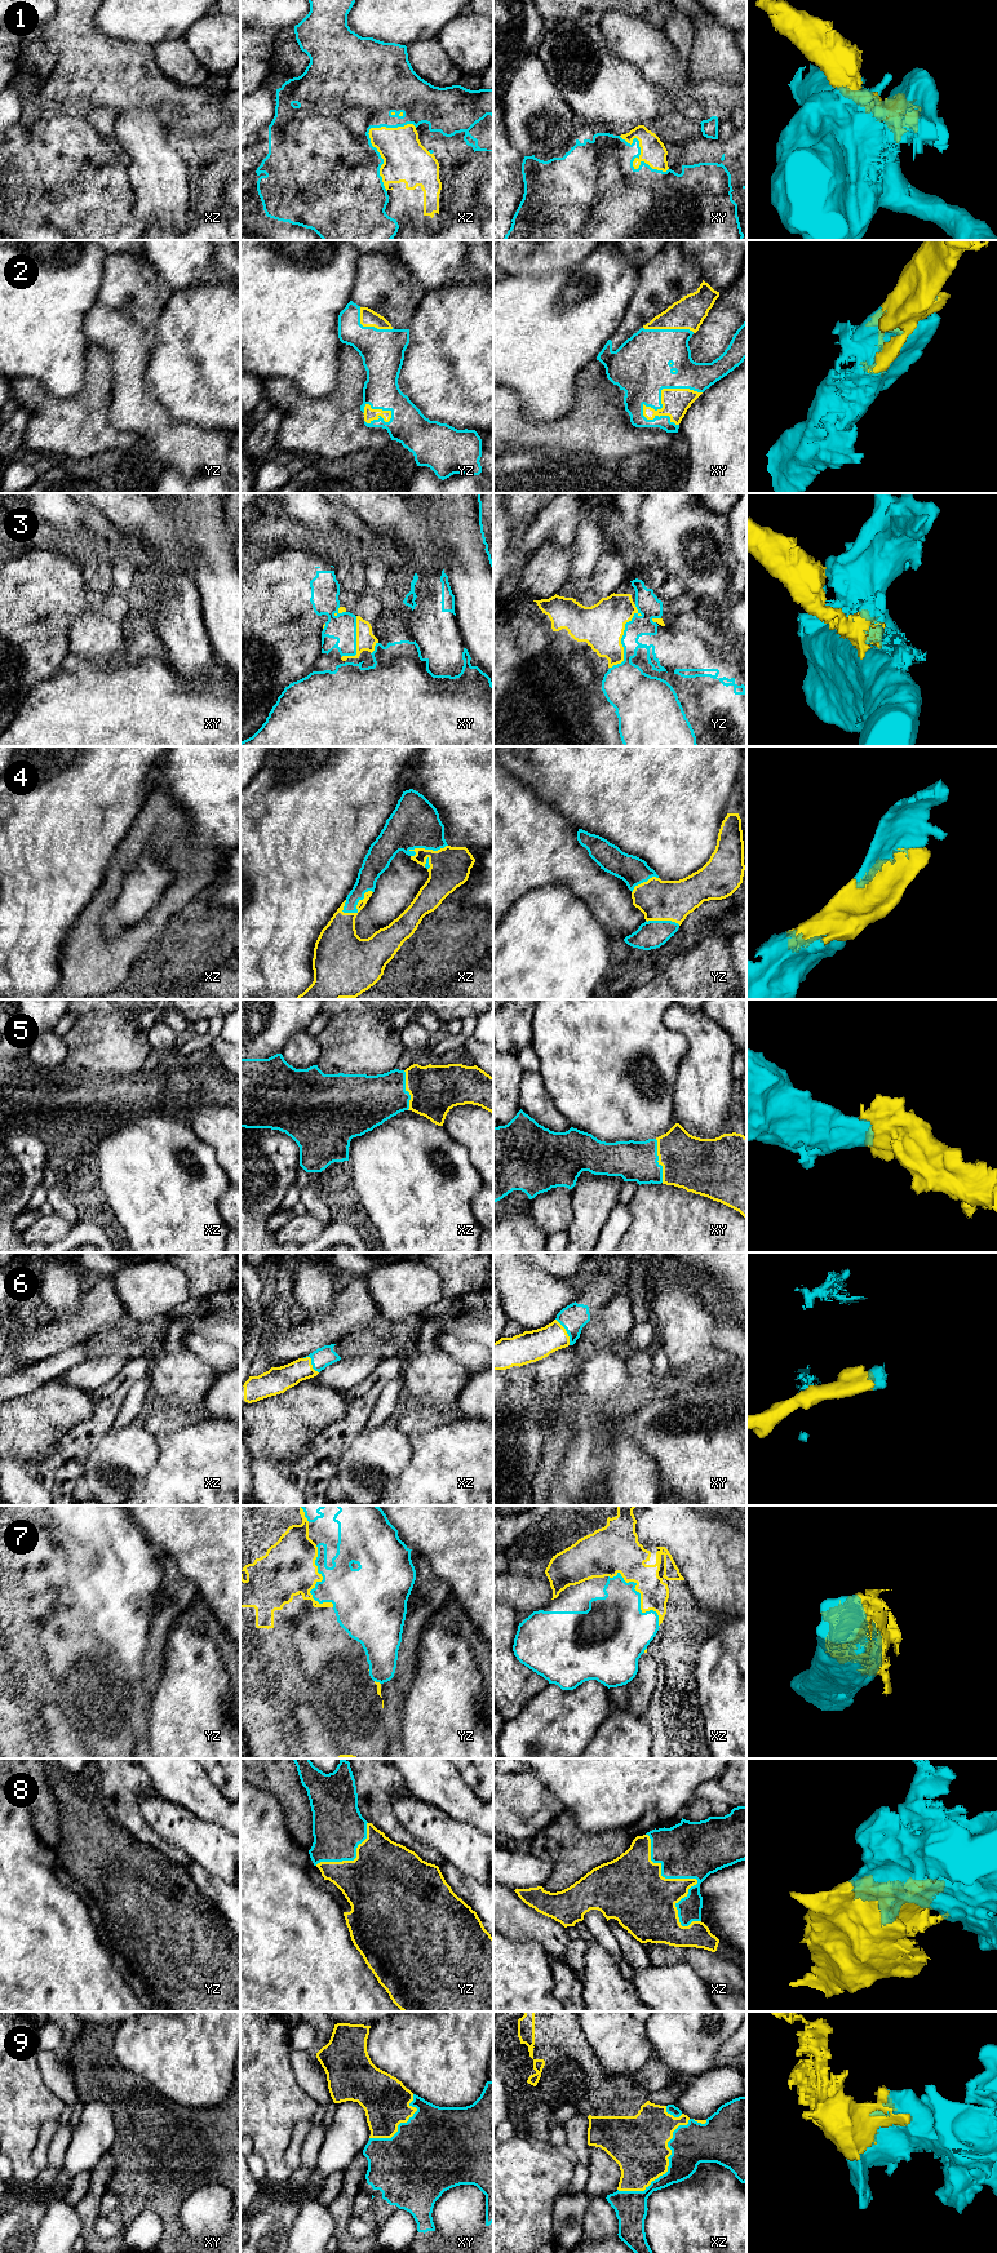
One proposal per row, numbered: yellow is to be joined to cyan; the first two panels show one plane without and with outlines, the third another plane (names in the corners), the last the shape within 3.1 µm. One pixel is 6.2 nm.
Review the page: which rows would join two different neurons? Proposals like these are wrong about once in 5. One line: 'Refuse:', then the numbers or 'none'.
Refuse: 1, 3, 7

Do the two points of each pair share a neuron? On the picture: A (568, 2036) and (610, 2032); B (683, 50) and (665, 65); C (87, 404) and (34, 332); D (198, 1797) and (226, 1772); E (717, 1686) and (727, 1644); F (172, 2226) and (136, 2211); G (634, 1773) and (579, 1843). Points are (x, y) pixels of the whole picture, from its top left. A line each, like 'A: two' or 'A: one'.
A: two
B: two
C: two
D: two
E: one
F: one
G: two

